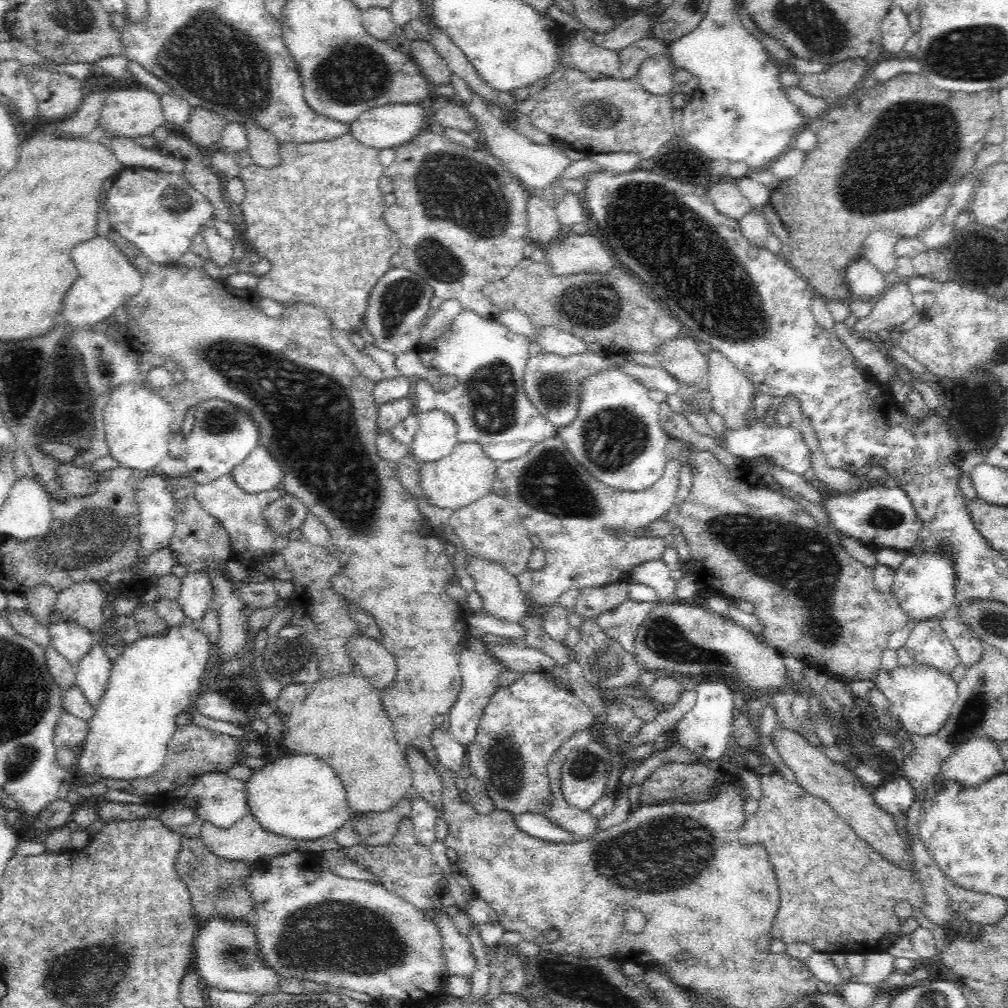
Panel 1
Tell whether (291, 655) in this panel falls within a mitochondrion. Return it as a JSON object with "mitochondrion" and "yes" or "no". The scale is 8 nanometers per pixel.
{"mitochondrion":"yes"}

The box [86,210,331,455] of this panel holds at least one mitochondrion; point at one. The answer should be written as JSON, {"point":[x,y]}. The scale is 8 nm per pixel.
{"point":[218,421]}

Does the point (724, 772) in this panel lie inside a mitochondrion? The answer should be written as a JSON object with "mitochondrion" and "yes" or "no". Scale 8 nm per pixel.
{"mitochondrion":"no"}

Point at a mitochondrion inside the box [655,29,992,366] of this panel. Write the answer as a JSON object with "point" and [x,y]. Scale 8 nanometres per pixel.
{"point":[904,162]}

